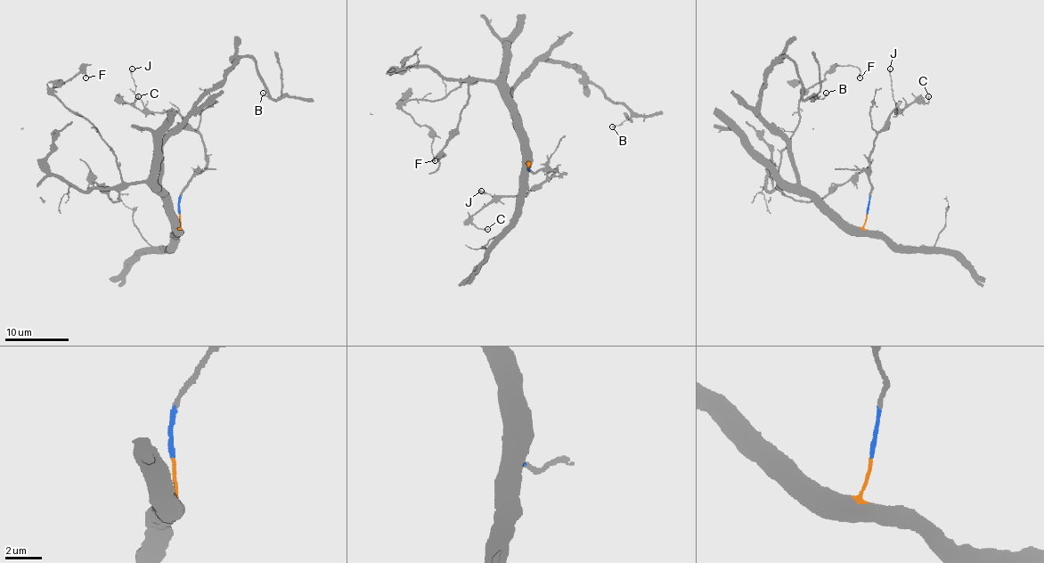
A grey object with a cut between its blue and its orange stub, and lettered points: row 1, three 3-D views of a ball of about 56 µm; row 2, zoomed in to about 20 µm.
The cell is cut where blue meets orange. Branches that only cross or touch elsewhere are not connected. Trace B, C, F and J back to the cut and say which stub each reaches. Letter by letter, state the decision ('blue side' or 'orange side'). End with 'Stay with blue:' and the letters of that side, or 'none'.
B: orange side
C: blue side
F: orange side
J: blue side
Stay with blue: C, J

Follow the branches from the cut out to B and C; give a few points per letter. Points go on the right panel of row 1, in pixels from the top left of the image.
B: (867, 213), (844, 227), (761, 113), (783, 57), (802, 97), (826, 93)
C: (867, 213), (872, 188), (868, 178), (874, 140), (894, 111), (913, 101), (927, 103), (927, 95)

